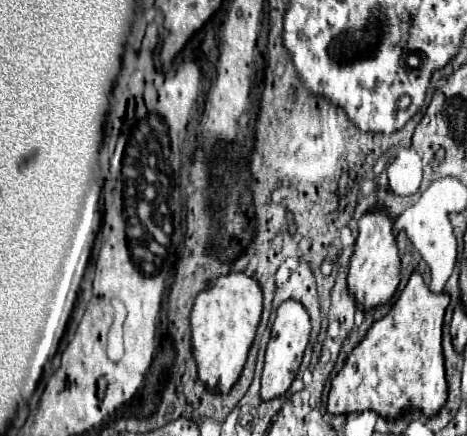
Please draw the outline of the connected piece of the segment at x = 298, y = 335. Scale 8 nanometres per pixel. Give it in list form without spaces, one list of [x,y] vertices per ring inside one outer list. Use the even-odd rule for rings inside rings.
[[[287,299],[285,303],[281,303],[277,309],[273,327],[271,327],[271,341],[269,341],[267,353],[265,353],[265,367],[263,367],[263,375],[261,375],[261,401],[271,401],[271,399],[287,393],[287,389],[291,387],[291,383],[299,371],[305,347],[309,343],[309,333],[311,333],[311,323],[309,323],[309,315],[307,315],[305,307],[293,299]]]

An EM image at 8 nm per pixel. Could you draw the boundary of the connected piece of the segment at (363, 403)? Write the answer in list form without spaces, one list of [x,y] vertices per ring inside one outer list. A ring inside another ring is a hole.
[[[413,273],[391,311],[369,327],[367,335],[349,353],[343,369],[331,381],[327,411],[331,415],[347,415],[371,409],[391,419],[403,407],[419,407],[427,417],[435,415],[447,401],[441,347],[447,305],[447,293],[431,293],[421,273]]]

